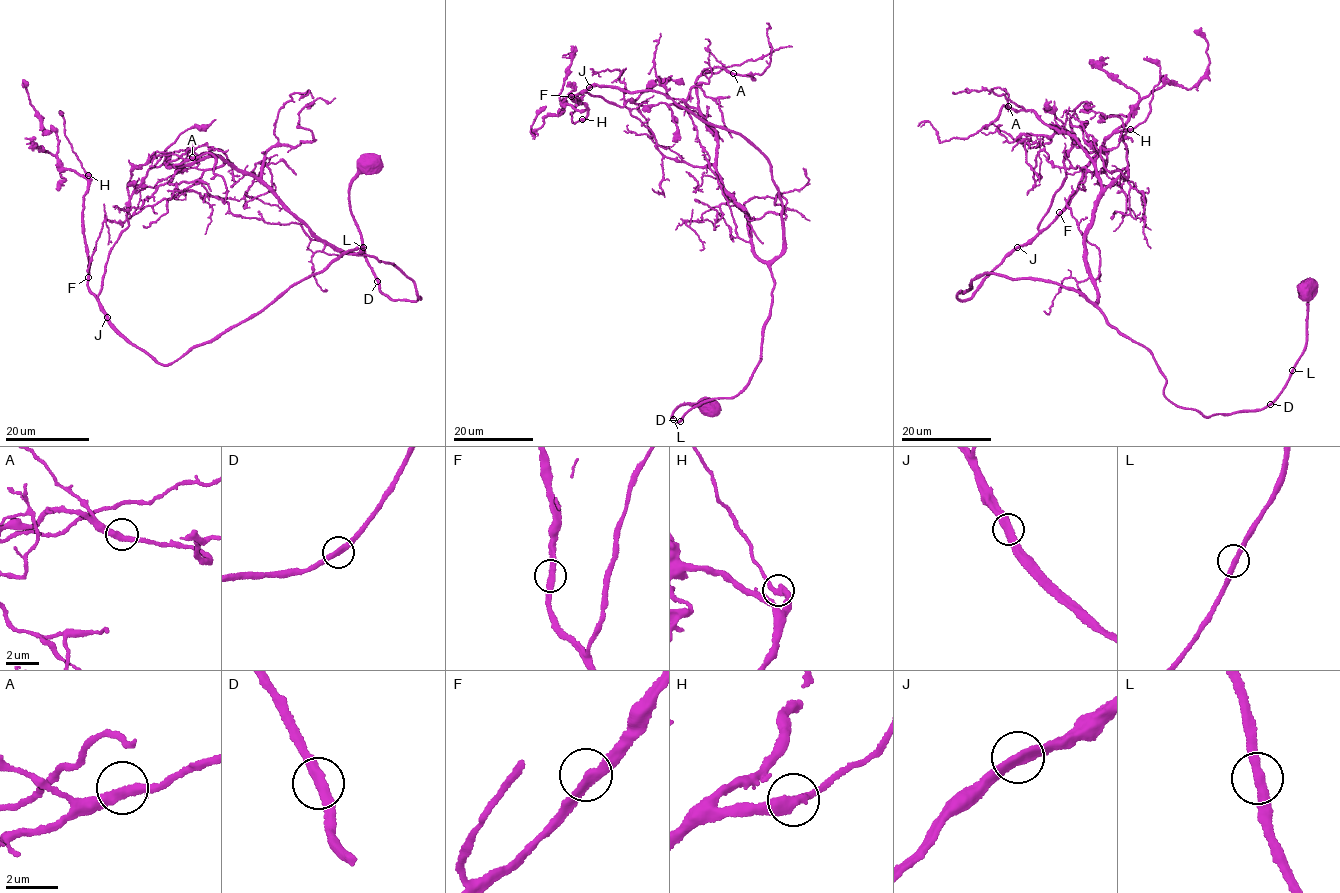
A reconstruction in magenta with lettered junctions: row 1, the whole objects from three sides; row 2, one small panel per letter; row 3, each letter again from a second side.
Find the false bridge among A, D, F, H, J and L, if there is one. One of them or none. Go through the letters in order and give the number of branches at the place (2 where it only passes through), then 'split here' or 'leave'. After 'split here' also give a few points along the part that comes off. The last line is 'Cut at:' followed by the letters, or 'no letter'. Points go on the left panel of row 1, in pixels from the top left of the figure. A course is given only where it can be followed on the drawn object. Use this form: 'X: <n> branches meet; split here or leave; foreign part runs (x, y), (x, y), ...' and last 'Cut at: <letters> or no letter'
A: 2 branches meet; leave
D: 2 branches meet; leave
F: 2 branches meet; leave
H: 2 branches meet; split here; foreign part runs (89, 174), (73, 151), (62, 113)
J: 2 branches meet; leave
L: 2 branches meet; leave
Cut at: H

